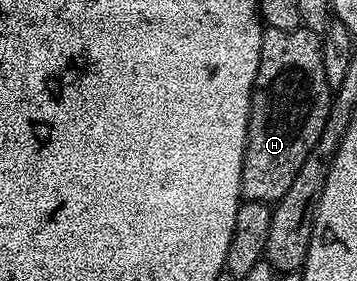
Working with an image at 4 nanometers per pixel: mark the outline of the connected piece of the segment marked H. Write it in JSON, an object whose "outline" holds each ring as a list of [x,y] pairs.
{"outline":[[[273,26],[265,29],[260,63],[256,69],[256,82],[252,85],[248,143],[242,164],[240,193],[247,201],[275,204],[282,196],[286,196],[290,184],[294,184],[294,176],[298,176],[298,168],[302,168],[306,156],[310,156],[310,148],[318,144],[318,136],[322,136],[333,96],[333,91],[326,84],[326,72],[322,64],[323,47],[321,35],[312,30],[283,30]]]}

